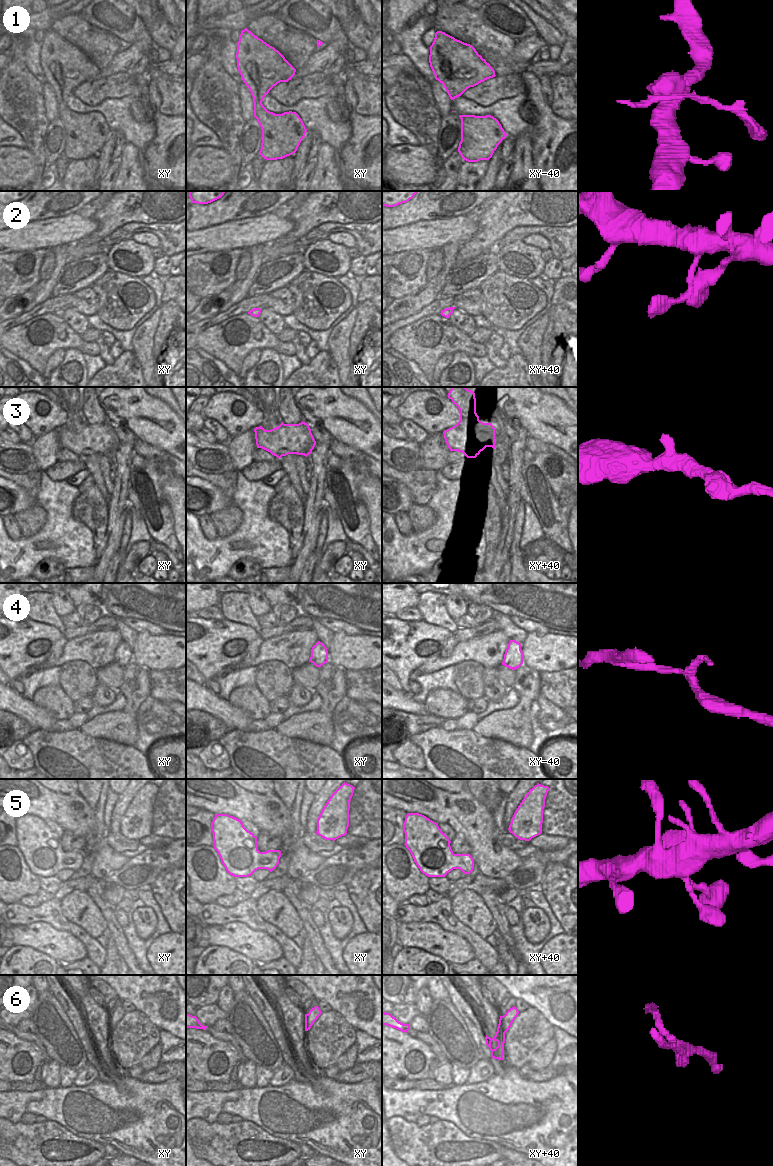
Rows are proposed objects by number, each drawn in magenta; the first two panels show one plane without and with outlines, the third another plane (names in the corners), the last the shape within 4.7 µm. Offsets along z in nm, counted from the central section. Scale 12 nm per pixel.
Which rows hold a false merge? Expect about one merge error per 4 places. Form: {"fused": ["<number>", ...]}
{"fused": ["1"]}

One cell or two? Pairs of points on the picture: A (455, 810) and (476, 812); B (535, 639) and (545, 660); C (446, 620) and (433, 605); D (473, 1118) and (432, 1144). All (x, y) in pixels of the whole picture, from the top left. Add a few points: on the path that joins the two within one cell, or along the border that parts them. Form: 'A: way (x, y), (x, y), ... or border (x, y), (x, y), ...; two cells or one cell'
A: way (460, 810), (465, 814), (471, 814); one cell
B: way (536, 644), (537, 648), (544, 655); one cell
C: way (442, 616), (435, 609); one cell
D: border (439, 1119), (449, 1121), (468, 1136), (478, 1138); two cells

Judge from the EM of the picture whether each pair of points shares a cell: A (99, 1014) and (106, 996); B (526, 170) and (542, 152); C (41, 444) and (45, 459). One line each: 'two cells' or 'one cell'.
A: two cells
B: two cells
C: one cell

